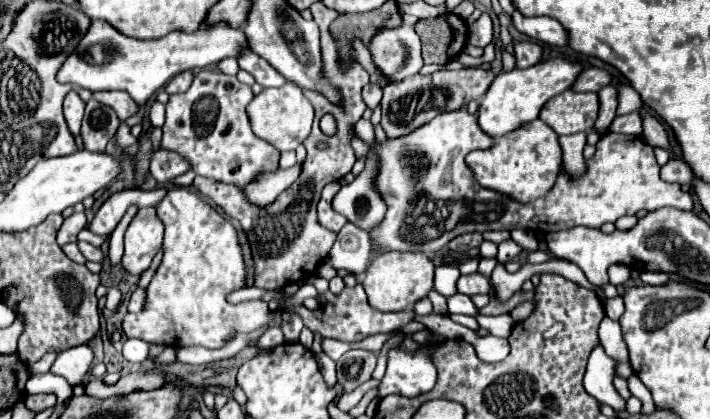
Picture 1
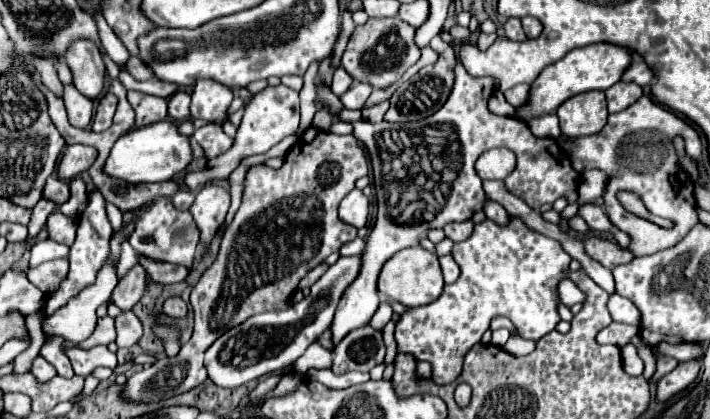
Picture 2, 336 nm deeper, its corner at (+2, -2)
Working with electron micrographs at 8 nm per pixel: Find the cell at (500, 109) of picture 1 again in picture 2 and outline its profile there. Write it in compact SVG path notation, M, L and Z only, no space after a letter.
M602 42L602 44L588 44L582 48L574 48L562 60L546 66L540 72L540 76L532 84L528 104L518 108L516 114L522 120L530 120L534 116L554 112L562 102L566 102L568 98L572 98L576 94L582 94L588 90L606 90L606 88L614 86L616 82L620 82L622 74L630 66L630 62L632 62L632 50L618 46L618 44Z

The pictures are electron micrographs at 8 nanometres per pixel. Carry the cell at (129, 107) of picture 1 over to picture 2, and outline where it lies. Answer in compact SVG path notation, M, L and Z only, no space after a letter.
M74 40L66 50L66 62L74 78L74 86L88 98L98 98L104 88L106 68L98 46L92 40Z

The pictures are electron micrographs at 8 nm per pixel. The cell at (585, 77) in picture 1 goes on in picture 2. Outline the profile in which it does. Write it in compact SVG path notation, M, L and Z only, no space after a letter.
M638 56L638 58L634 58L632 66L626 70L622 80L624 82L636 82L638 86L648 86L654 80L654 70Z

